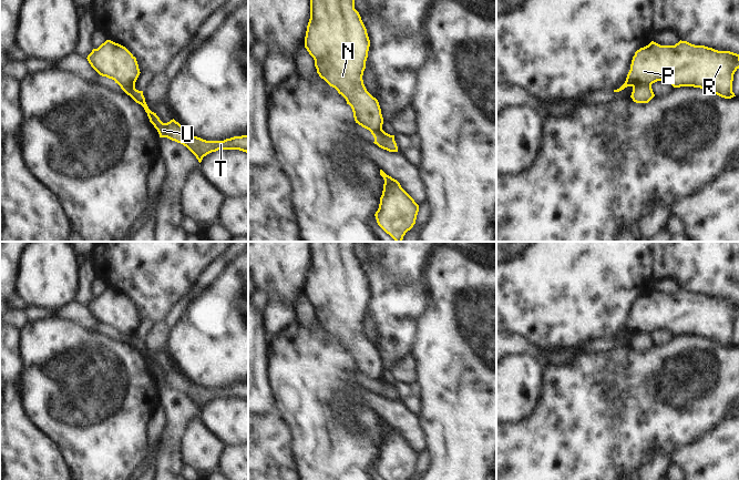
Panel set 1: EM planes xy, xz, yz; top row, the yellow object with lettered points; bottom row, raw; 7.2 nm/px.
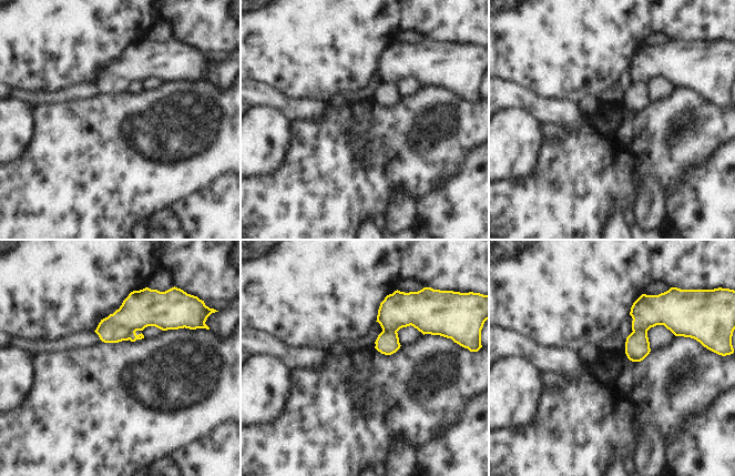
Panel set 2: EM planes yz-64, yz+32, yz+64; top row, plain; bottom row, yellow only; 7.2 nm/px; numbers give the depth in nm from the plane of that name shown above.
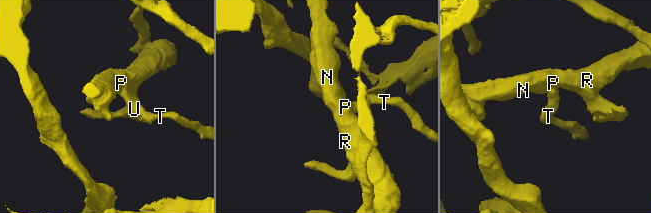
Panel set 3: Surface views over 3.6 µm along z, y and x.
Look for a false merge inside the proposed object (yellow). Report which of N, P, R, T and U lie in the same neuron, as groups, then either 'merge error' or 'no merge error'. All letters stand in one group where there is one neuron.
N P R / T U; merge error

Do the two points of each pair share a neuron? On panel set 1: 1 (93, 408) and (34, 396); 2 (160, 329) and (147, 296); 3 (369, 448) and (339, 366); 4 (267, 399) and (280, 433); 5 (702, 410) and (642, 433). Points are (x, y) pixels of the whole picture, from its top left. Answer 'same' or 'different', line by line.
1: same
2: different
3: same
4: different
5: same

